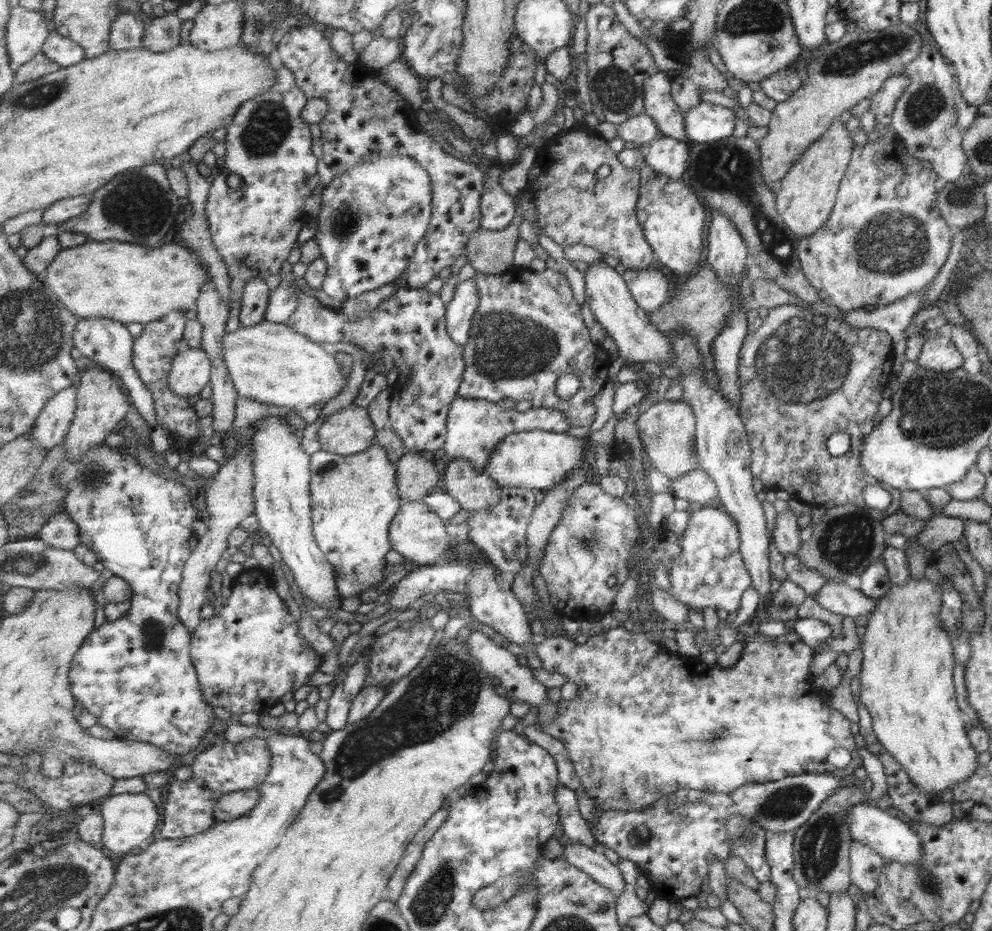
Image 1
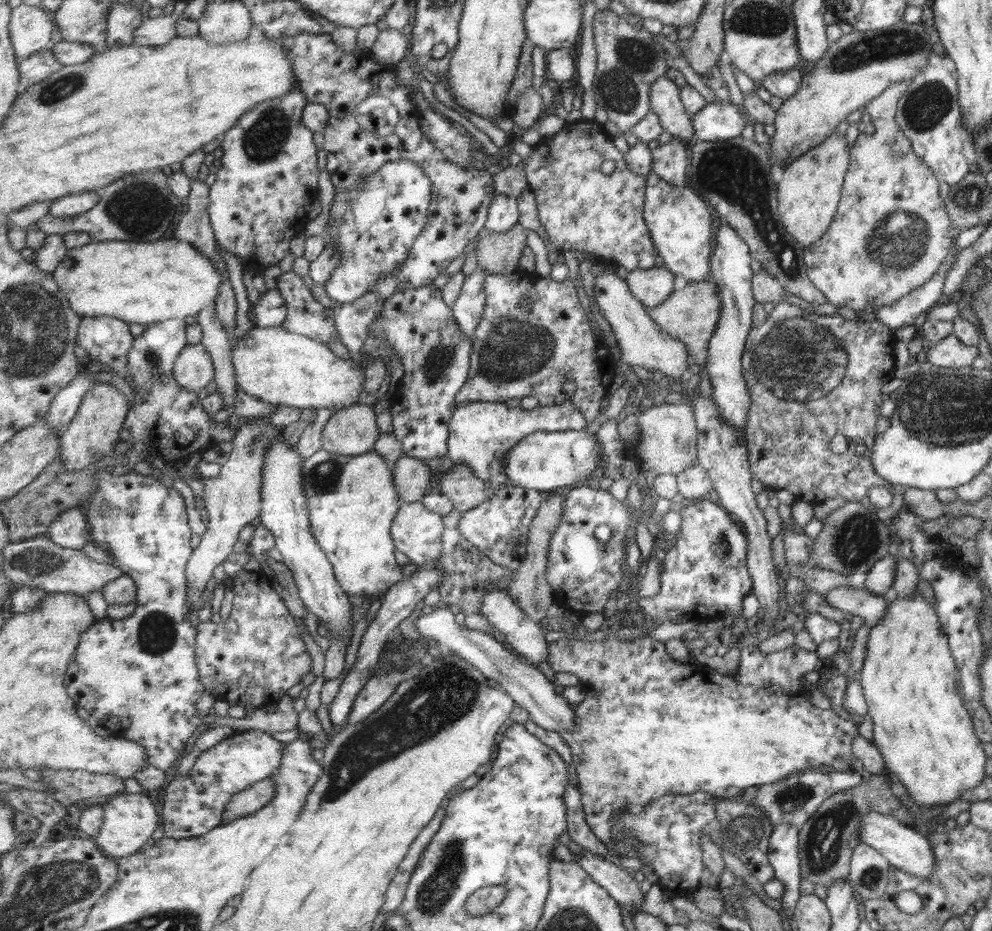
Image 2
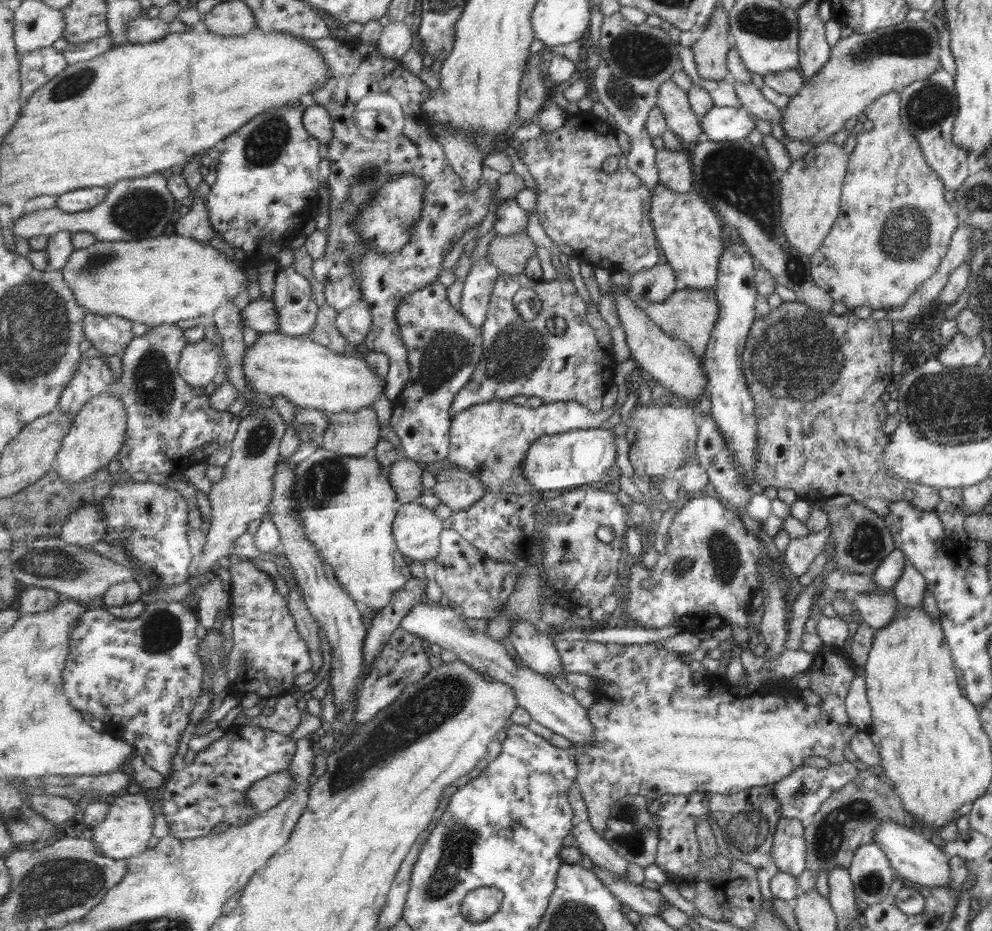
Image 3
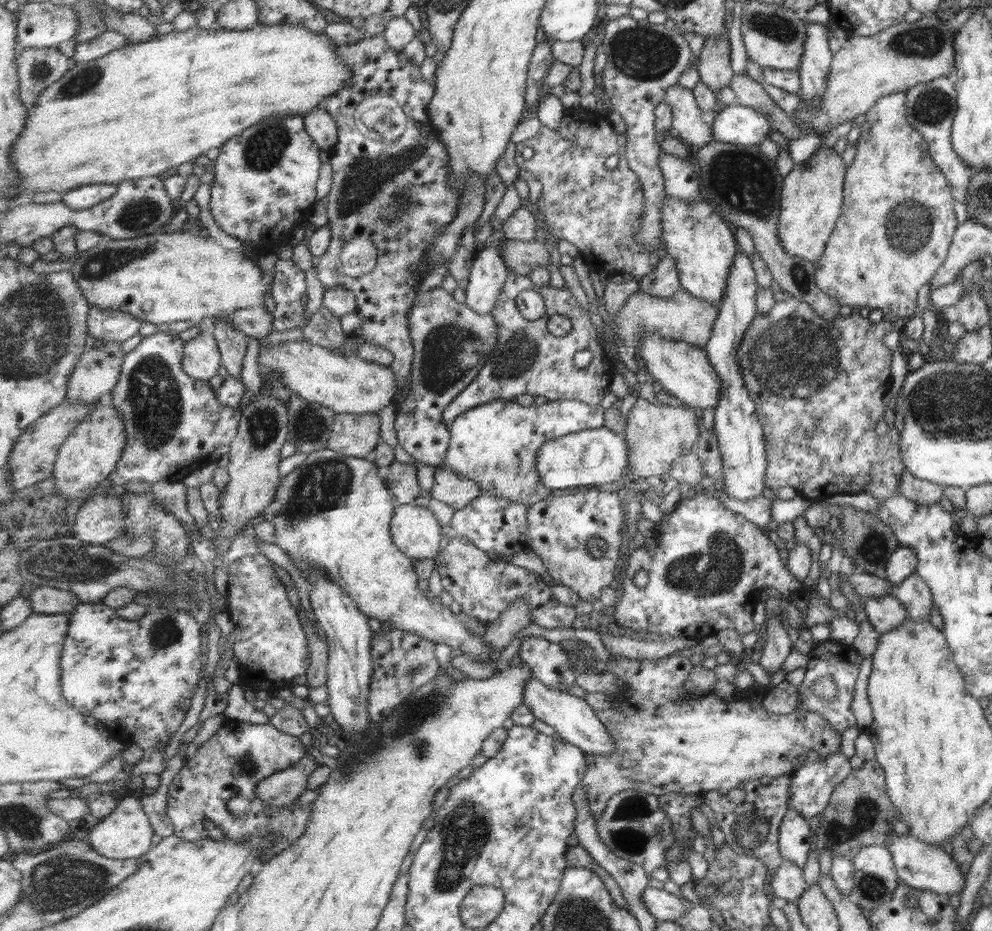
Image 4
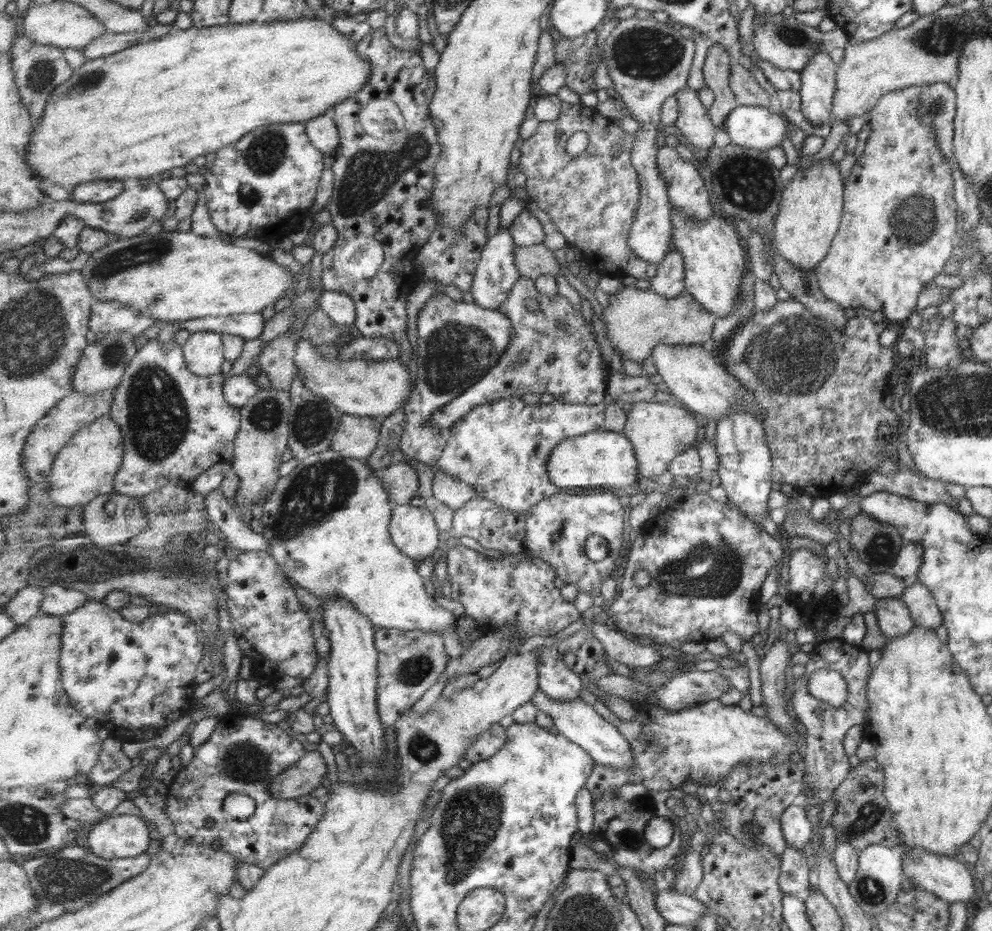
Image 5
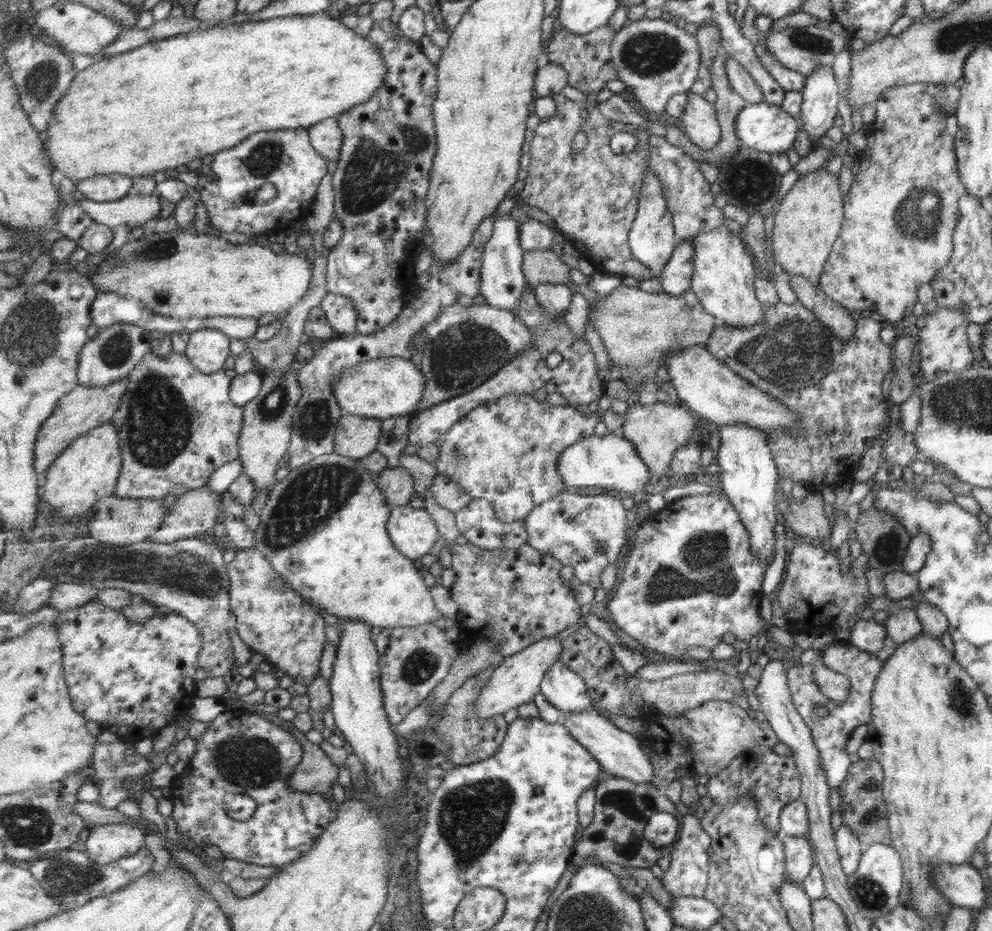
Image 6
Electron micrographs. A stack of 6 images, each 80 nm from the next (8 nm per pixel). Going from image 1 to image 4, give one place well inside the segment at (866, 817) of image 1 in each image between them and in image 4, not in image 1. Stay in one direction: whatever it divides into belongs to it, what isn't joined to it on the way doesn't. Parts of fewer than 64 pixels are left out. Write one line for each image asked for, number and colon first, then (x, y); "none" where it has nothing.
2: (903, 847)
3: (914, 857)
4: (924, 868)

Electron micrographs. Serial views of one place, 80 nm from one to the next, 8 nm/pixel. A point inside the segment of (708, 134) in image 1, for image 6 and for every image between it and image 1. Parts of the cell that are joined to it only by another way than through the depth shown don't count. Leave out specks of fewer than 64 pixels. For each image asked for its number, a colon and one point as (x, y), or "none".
2: (713, 122)
3: (725, 123)
4: (739, 125)
5: (758, 127)
6: (763, 127)

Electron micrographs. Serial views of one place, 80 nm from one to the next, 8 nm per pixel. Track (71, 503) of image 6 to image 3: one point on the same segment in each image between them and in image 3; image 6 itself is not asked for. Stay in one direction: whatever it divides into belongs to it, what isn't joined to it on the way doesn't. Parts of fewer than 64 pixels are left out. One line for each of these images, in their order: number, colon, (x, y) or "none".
3: (99, 433)
4: (88, 457)
5: (86, 468)

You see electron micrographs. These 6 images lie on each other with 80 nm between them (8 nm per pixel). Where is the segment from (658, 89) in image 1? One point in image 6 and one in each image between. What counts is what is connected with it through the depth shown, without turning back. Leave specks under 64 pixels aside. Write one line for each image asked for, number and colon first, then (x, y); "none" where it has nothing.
2: (666, 97)
3: (682, 120)
4: (688, 124)
5: (694, 122)
6: (699, 122)

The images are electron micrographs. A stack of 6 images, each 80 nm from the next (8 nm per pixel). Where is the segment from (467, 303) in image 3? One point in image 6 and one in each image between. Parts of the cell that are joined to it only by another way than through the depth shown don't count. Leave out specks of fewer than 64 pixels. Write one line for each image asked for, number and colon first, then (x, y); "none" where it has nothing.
4: (489, 274)
5: (497, 272)
6: (503, 280)

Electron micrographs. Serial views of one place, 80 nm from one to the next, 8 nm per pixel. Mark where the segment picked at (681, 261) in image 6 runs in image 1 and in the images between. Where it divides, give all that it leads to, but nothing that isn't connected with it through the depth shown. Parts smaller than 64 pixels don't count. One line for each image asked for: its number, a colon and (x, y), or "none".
1: (651, 289)
2: (652, 287)
3: (658, 284)
4: (664, 281)
5: (670, 280)

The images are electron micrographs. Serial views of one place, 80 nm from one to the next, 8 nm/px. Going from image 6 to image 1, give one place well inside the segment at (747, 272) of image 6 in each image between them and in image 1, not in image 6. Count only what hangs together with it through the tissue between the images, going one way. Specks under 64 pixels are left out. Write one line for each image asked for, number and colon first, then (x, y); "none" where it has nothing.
1: (673, 216)
2: (682, 224)
3: (689, 236)
4: (702, 246)
5: (714, 263)

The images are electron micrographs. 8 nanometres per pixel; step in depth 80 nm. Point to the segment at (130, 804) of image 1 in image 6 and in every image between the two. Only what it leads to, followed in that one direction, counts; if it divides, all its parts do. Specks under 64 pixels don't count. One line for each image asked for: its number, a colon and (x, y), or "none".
2: (130, 820)
3: (128, 828)
4: (127, 833)
5: (120, 836)
6: (107, 843)

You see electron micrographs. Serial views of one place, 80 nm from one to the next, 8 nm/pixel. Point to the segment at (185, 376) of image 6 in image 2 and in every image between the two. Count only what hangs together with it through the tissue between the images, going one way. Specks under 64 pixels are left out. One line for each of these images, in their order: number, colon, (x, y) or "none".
2: (168, 421)
3: (171, 425)
4: (175, 424)
5: (175, 425)

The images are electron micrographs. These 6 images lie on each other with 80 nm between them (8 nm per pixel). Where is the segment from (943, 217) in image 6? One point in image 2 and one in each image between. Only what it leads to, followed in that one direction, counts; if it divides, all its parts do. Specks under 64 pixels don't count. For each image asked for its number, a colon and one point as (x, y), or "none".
2: (889, 234)
3: (893, 226)
4: (896, 221)
5: (897, 228)

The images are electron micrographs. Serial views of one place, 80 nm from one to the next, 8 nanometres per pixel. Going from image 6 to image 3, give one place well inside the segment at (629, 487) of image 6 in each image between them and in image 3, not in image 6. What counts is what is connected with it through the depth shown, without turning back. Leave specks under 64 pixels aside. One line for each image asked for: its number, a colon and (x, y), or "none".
3: (558, 463)
4: (600, 456)
5: (602, 458)

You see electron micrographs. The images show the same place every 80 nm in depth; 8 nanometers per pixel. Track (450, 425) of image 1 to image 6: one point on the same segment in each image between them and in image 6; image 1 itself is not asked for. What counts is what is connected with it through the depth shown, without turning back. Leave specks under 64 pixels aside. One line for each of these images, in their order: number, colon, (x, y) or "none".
2: (482, 434)
3: (491, 440)
4: (496, 445)
5: (502, 449)
6: (506, 451)

